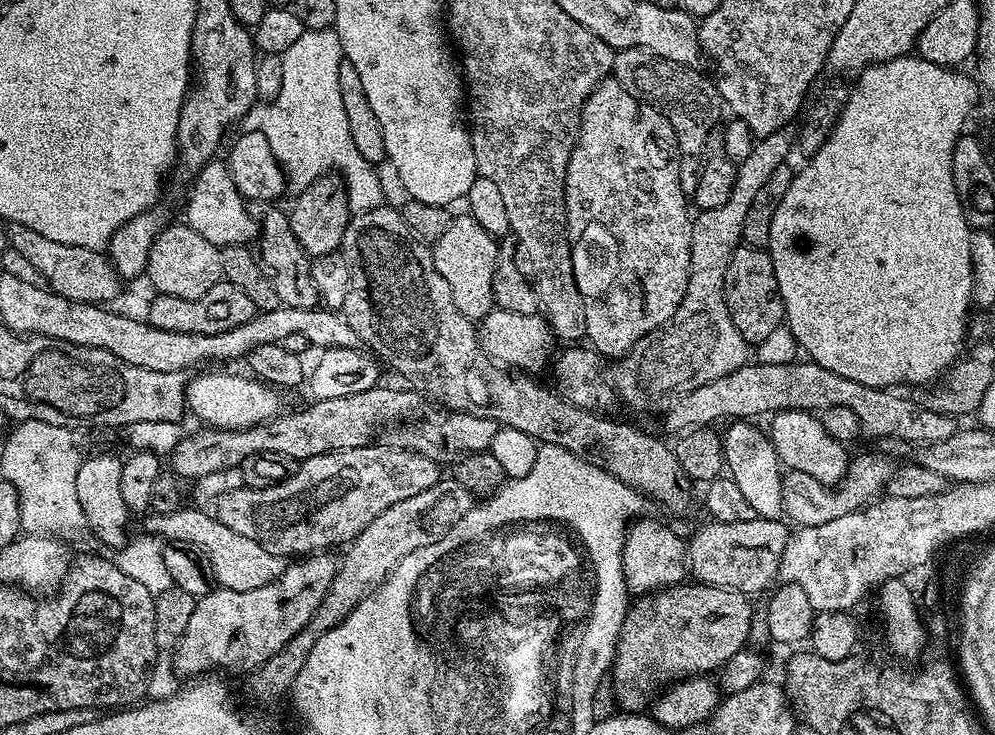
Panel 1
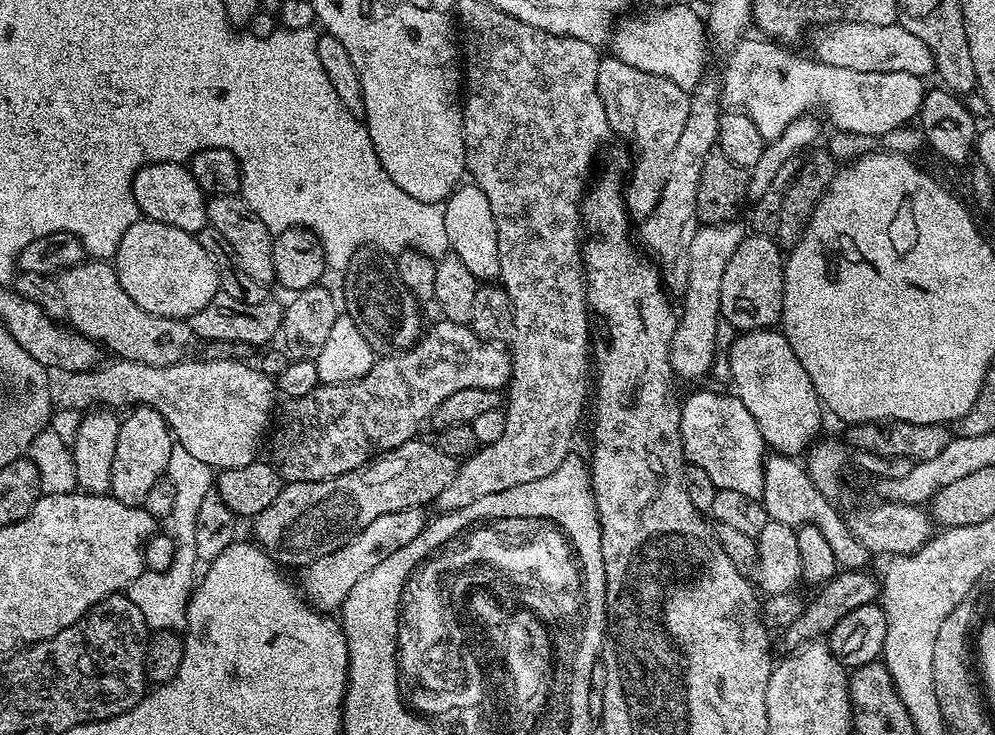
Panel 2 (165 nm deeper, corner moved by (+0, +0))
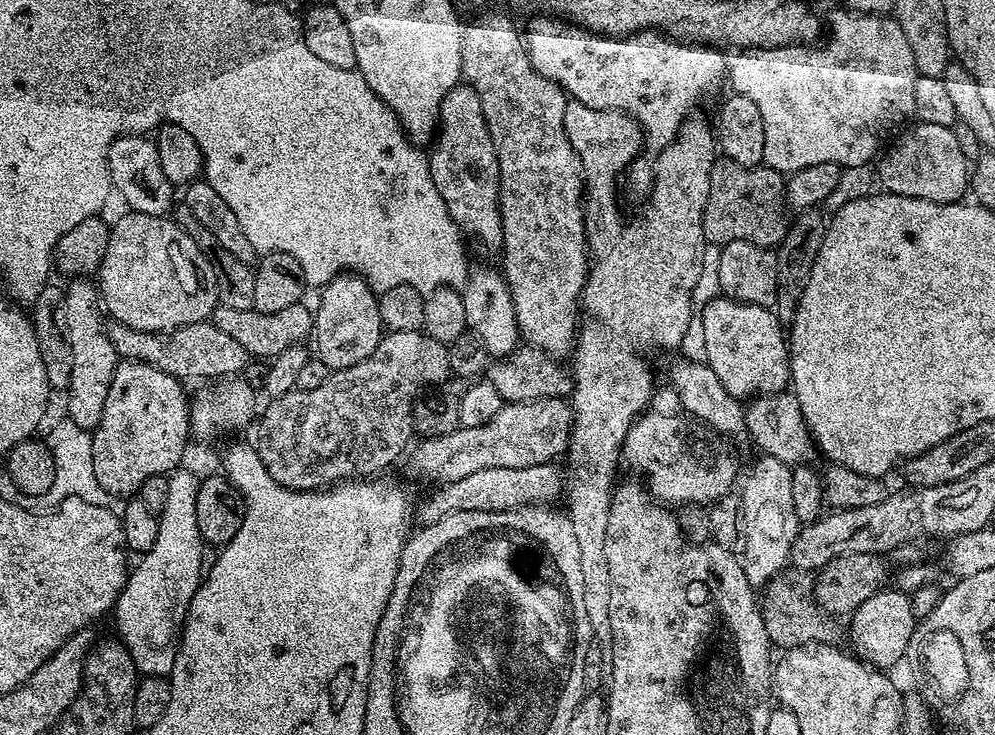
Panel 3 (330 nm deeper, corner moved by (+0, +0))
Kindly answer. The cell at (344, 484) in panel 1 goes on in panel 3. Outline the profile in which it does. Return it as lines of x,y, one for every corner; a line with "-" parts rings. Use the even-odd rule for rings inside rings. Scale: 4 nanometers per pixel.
555,396
554,398
546,398
545,400
535,400
534,402
518,402
517,404
505,403
502,410
498,410
498,414
494,414
494,418
490,418
490,422
486,422
483,426
470,426
469,428
456,428
450,434
442,434
441,436
430,436
419,441
420,445
416,449
413,447
412,452
412,468
424,480
436,480
437,485
449,484
450,482
458,482
458,478
466,478
469,474
475,474
478,470
494,470
495,468
529,468
530,466
538,466
539,464
551,464
557,458
565,455
568,439
572,433
572,406
567,399

